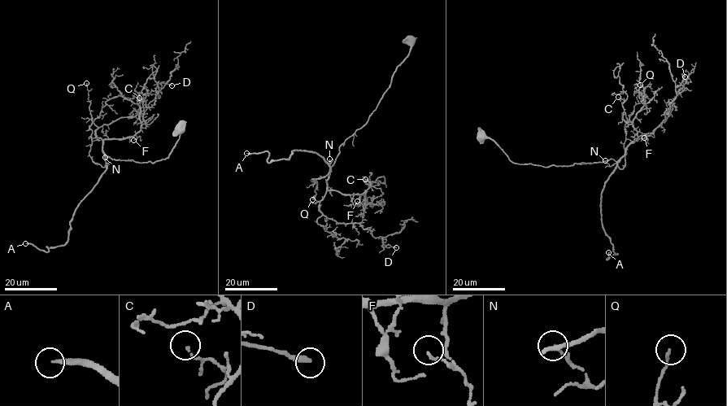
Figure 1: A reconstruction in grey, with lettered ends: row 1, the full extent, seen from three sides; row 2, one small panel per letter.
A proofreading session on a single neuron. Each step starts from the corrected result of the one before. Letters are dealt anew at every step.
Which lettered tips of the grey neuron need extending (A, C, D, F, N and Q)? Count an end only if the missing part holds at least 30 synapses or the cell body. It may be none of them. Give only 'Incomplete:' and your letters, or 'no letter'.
Incomplete: A

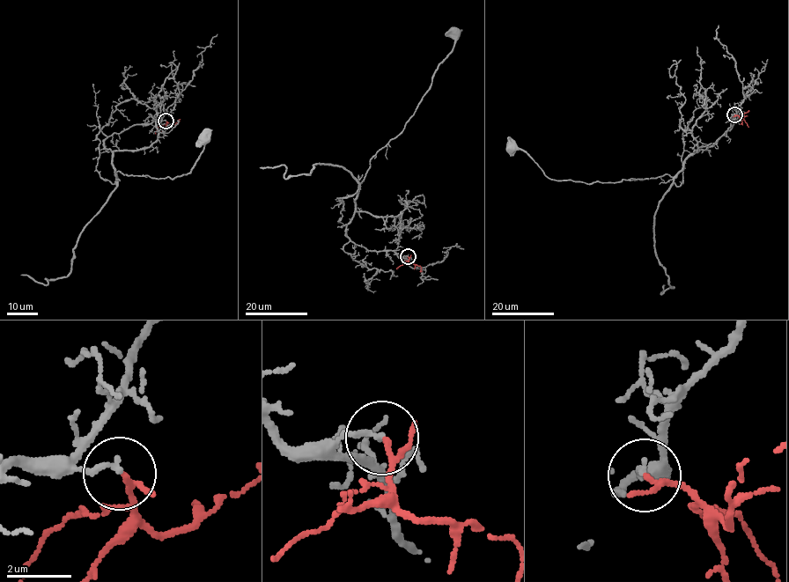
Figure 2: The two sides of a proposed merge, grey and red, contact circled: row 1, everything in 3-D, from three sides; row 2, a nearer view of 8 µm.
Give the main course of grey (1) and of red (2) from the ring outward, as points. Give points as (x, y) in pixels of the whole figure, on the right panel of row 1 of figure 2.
1: (734, 114), (717, 141), (692, 152), (673, 177), (592, 183), (557, 180), (548, 177), (527, 153), (512, 147)
2: (734, 114), (742, 119), (748, 110)

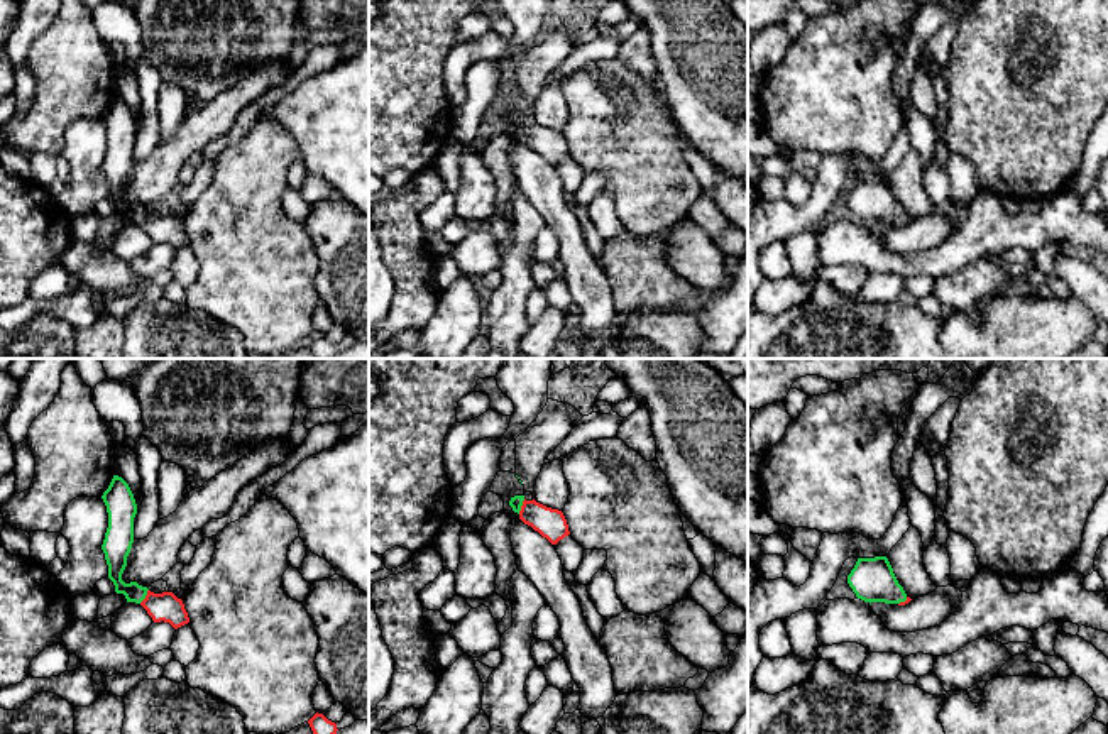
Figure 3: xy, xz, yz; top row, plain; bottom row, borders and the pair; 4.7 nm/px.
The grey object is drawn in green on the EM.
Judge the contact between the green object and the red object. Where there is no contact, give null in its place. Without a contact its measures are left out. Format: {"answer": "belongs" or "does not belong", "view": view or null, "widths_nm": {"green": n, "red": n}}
{"answer": "belongs", "view": "xz", "widths_nm": {"green": 60, "red": 140}}

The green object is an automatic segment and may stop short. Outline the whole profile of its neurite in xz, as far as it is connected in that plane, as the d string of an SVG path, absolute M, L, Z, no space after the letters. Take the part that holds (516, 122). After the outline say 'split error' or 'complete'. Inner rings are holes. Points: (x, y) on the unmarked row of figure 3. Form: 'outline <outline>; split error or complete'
outline M524 117L511 118L509 127L519 135L519 140L524 145L531 147L551 166L557 166L560 161L570 156L567 140L558 130L546 129L535 120L526 122Z; split error

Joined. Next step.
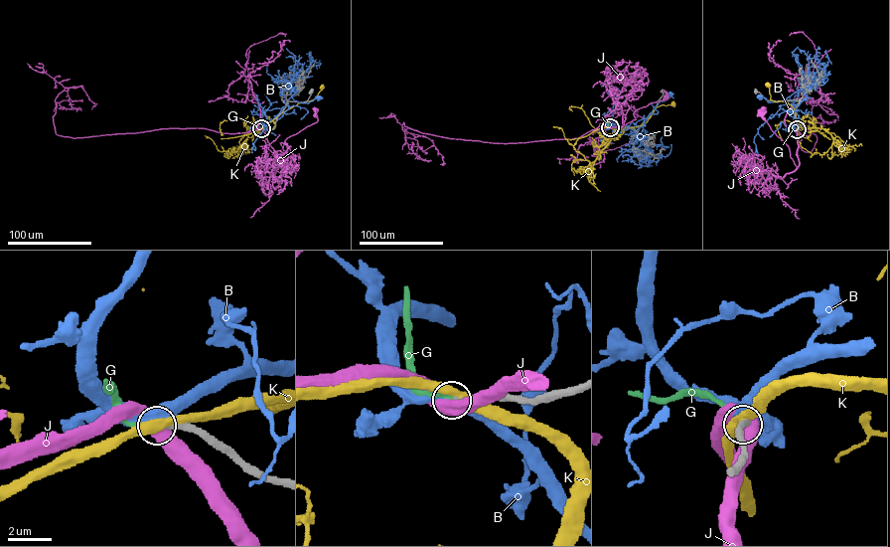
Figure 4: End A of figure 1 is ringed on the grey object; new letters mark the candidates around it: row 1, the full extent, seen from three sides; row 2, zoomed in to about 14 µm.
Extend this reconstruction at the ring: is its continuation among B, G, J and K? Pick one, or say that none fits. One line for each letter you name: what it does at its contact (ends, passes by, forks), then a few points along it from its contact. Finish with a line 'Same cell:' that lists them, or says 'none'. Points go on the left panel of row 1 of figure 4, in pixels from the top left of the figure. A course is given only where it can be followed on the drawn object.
G: it ends
Same cell: G

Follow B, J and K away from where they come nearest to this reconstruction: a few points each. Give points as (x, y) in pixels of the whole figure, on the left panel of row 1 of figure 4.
B: (261, 128), (268, 125), (288, 103), (293, 91), (296, 91), (292, 97), (299, 102), (308, 103), (319, 96)
J: (261, 128), (274, 152), (276, 169), (287, 156), (284, 140), (317, 120), (315, 109)
K: (262, 128), (297, 103), (313, 99), (322, 87)

